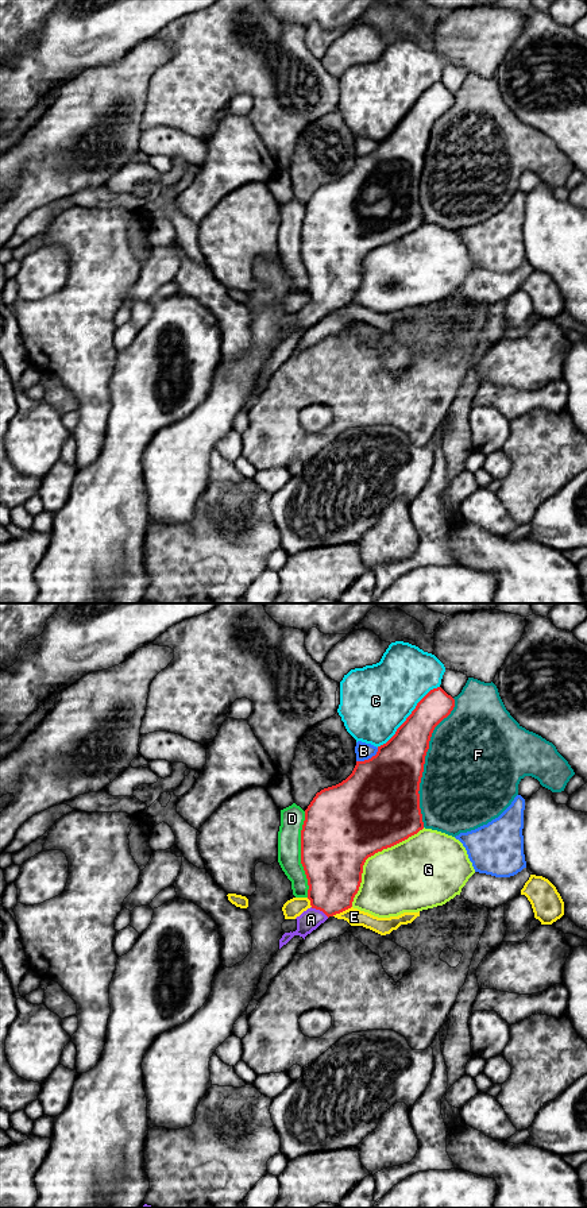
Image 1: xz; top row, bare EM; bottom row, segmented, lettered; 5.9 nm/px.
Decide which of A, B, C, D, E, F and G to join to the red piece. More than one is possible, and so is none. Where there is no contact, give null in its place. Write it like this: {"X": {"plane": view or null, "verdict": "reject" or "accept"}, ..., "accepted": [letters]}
{"A": {"plane": "xz", "verdict": "accept"}, "B": {"plane": "xz", "verdict": "reject"}, "C": {"plane": "xz", "verdict": "reject"}, "D": {"plane": "xz", "verdict": "reject"}, "E": {"plane": "xz", "verdict": "reject"}, "F": {"plane": "xz", "verdict": "reject"}, "G": {"plane": "xz", "verdict": "reject"}, "accepted": ["A"]}

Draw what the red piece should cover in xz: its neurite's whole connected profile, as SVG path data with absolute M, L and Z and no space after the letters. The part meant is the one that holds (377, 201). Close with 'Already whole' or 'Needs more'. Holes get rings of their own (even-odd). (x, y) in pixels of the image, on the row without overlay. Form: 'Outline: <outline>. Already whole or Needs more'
Outline: M441 82L430 85L395 130L378 142L375 151L356 157L345 175L316 189L305 205L301 225L301 259L308 274L308 294L312 302L296 313L297 325L282 331L279 344L294 331L305 335L329 312L351 304L366 255L424 224L418 186L425 151L435 123L453 103L455 94Z. Needs more

